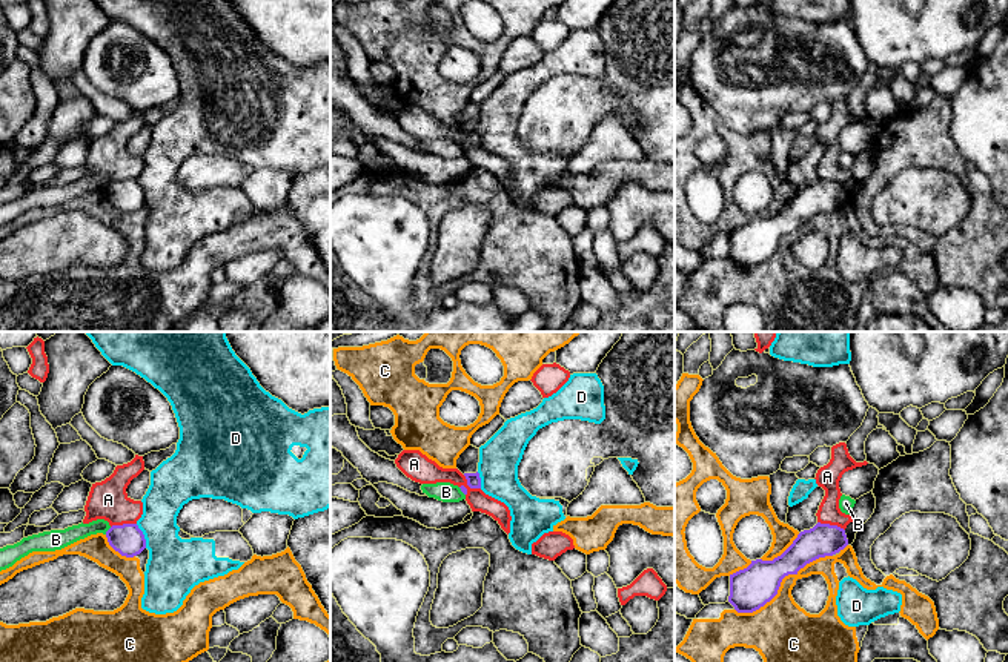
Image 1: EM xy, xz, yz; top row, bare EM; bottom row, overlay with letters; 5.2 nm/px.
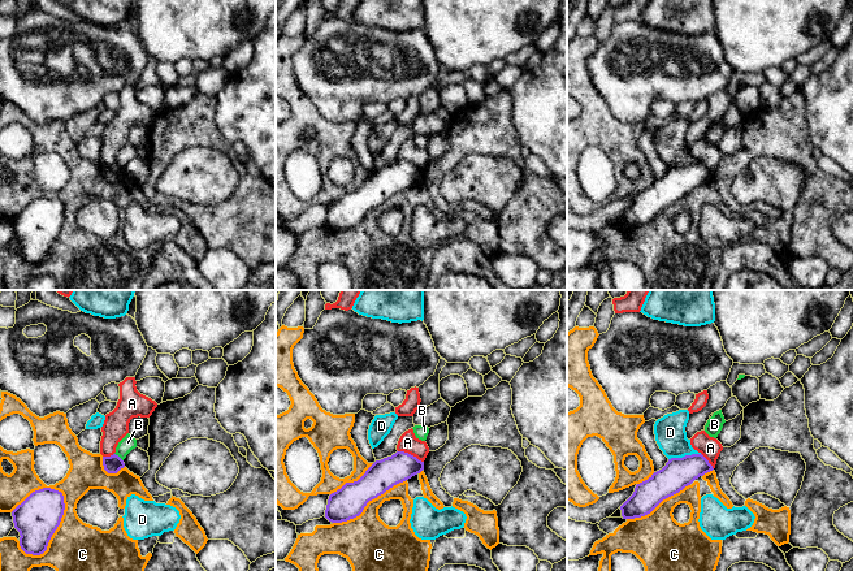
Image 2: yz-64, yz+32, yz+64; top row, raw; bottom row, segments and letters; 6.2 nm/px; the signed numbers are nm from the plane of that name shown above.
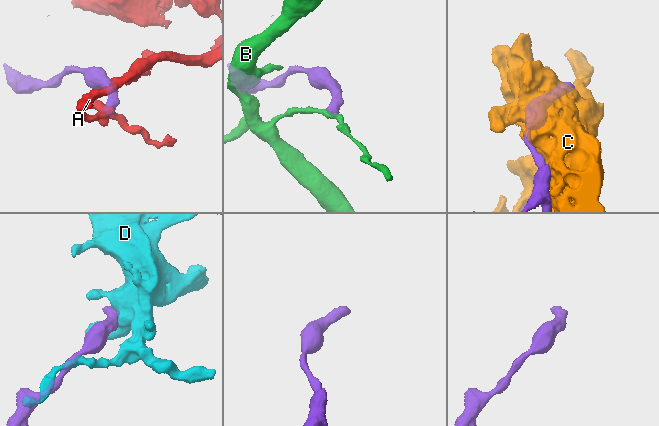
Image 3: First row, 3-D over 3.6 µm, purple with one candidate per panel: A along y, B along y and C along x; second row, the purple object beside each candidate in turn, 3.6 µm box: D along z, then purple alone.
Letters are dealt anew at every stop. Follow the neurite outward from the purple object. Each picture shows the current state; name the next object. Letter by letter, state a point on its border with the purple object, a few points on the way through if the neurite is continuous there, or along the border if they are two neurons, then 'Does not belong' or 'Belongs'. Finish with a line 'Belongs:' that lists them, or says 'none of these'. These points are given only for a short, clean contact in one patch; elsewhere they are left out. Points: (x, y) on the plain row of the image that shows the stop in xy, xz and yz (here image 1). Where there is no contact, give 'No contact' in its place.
A: Touches purple at xz (469, 142). Boundary: xz (463, 131), (470, 143), (480, 145). Does not belong
B: Touches purple at xy (108, 186). Boundary: xy (111, 183), (105, 189). Does not belong
C: Touches purple at yz (781, 237). Does not belong
D: Touches purple at xy (143, 192). Boundary: xy (135, 180), (143, 191), (146, 203). Does not belong
Belongs: none of these

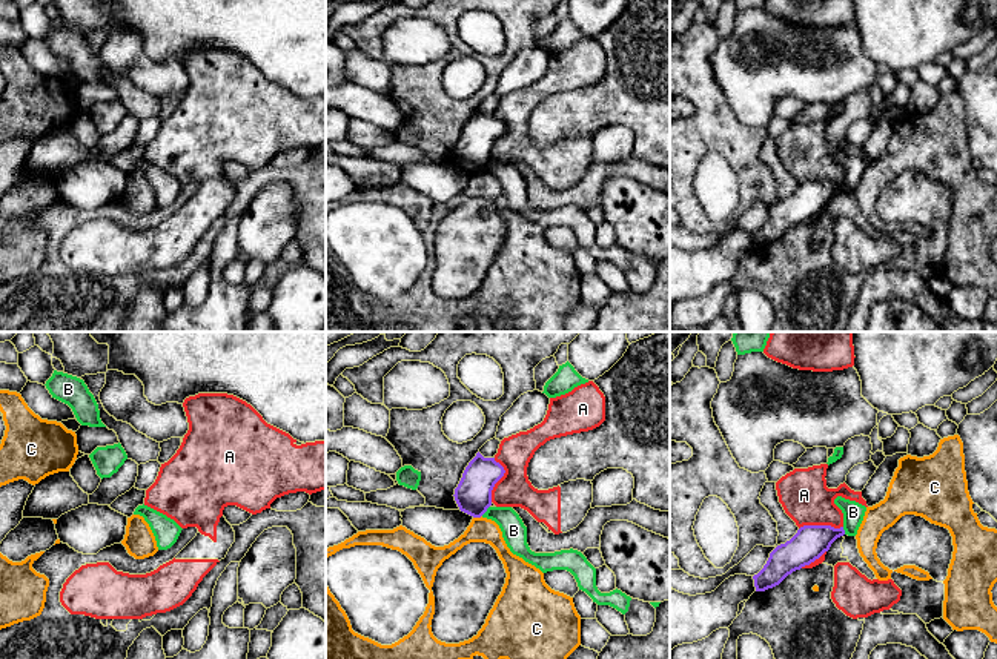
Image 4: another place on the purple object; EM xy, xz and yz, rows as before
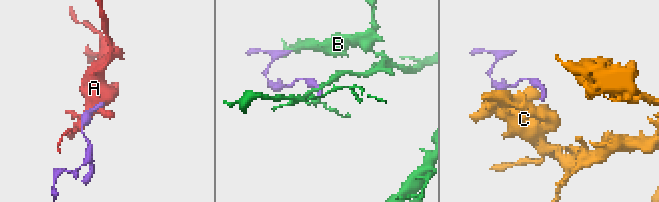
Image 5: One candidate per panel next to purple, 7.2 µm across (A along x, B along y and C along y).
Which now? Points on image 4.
A: Touches purple at xz (500, 134). Boundary: xz (495, 114), (503, 123), (504, 131), (495, 140), (490, 157). Does not belong
B: Touches purple at xz (486, 166). Boundary: xz (489, 162), (481, 171). Does not belong
C: Touches purple at xz (476, 172). Boundary: xz (481, 171), (473, 174). Does not belong
Belongs: none of these

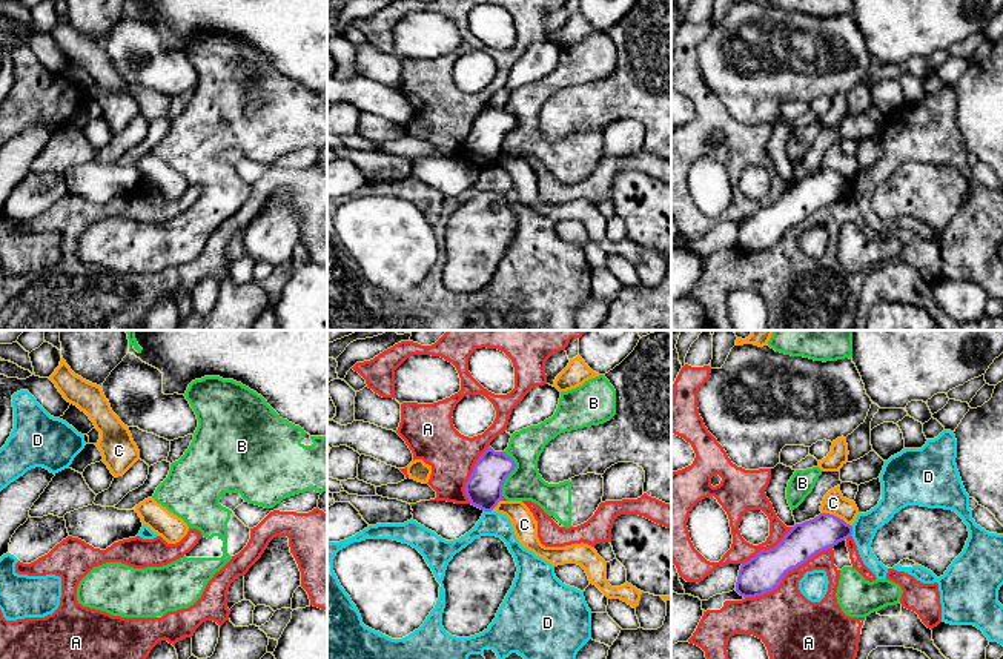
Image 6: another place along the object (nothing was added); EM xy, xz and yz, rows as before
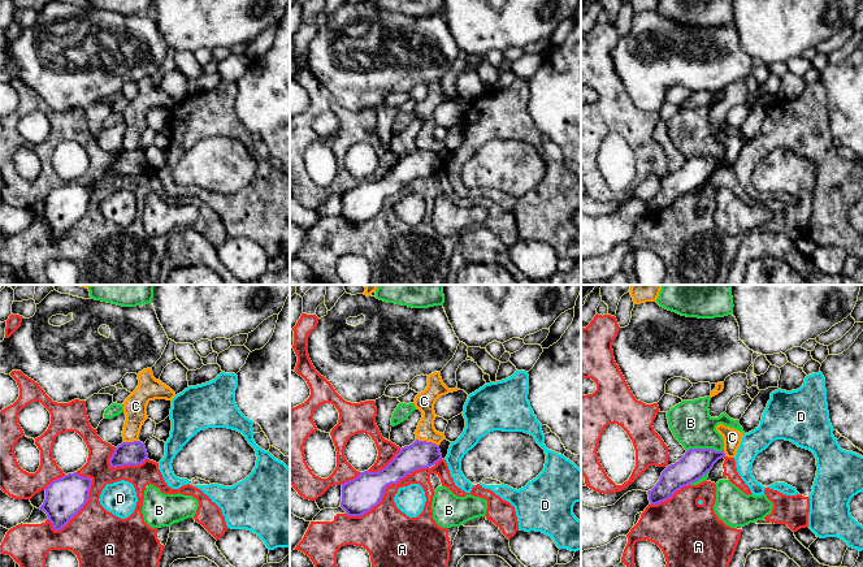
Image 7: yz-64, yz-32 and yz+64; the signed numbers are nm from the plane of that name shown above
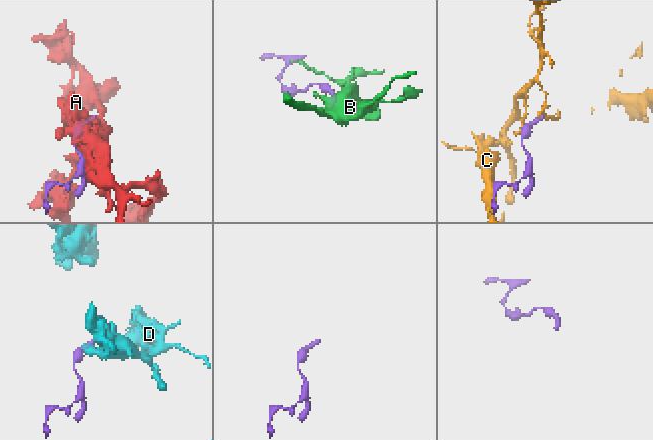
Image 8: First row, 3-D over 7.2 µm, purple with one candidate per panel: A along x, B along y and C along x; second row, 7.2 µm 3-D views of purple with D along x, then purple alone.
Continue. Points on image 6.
A: Touches purple at yz (787, 228). Does not belong
B: Touches purple at xz (510, 128). Boundary: xz (506, 108), (513, 117), (515, 125), (506, 134), (501, 151). Does not belong
C: Touches purple at yz (836, 172). Boundary: yz (822, 168), (833, 169), (851, 182). Does not belong
D: Touches purple at yz (851, 186). Boundary: yz (853, 182), (850, 191). Does not belong
Belongs: none of these

